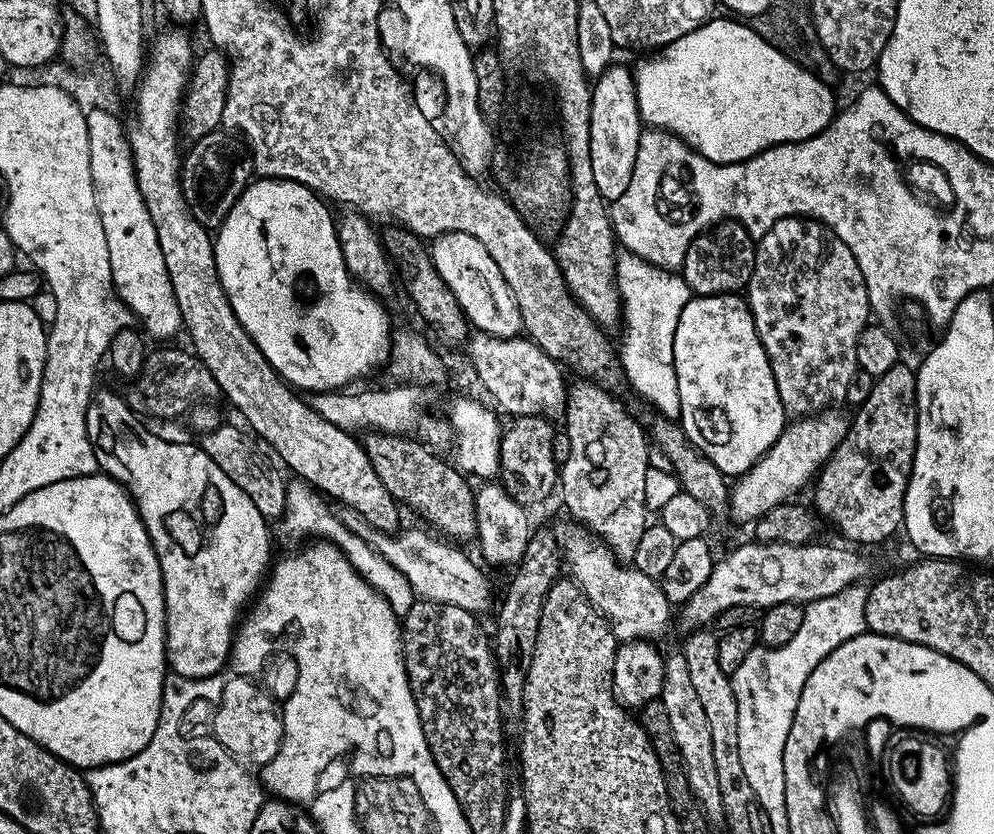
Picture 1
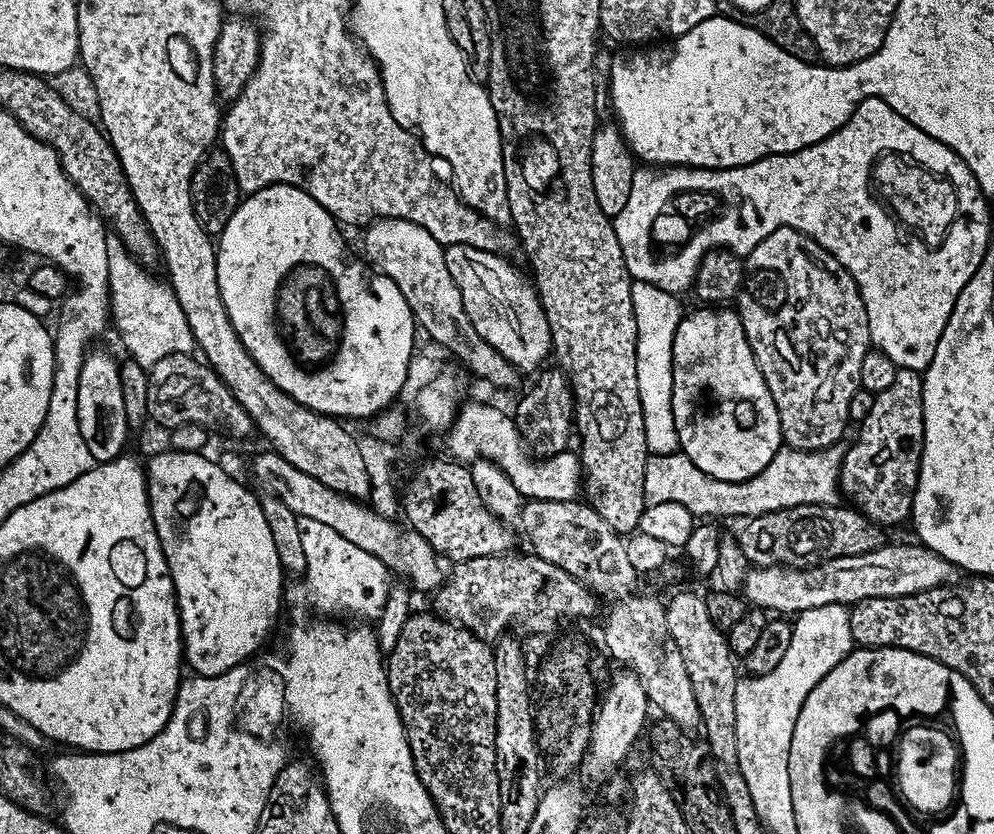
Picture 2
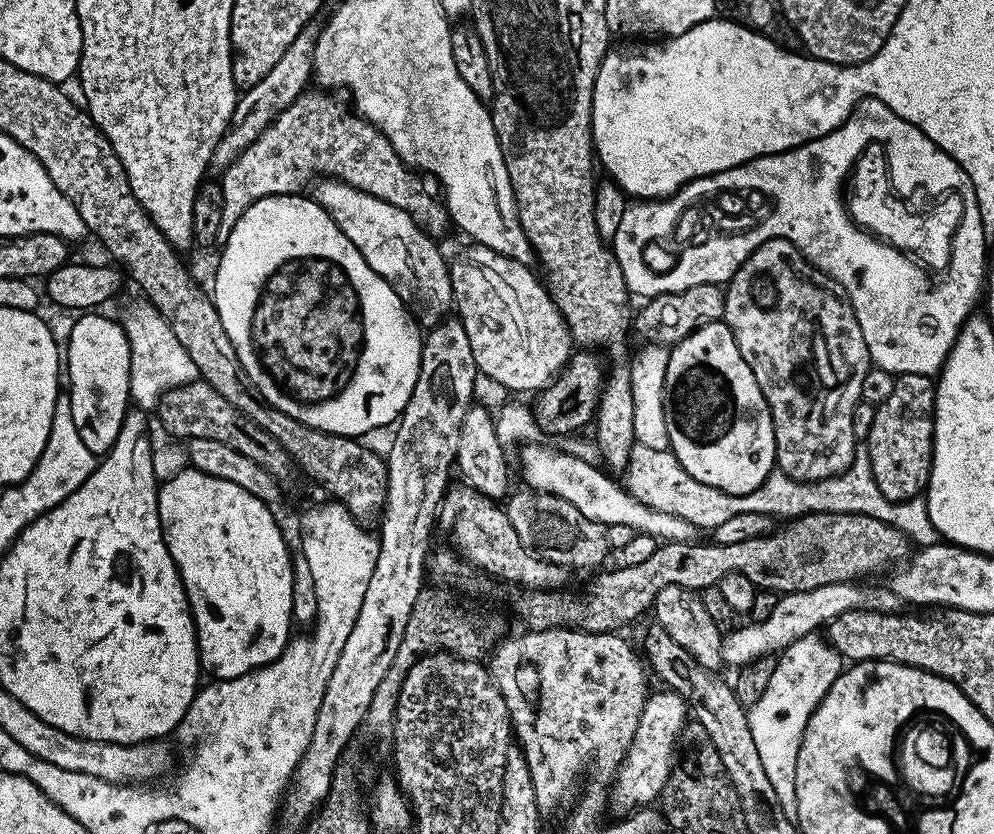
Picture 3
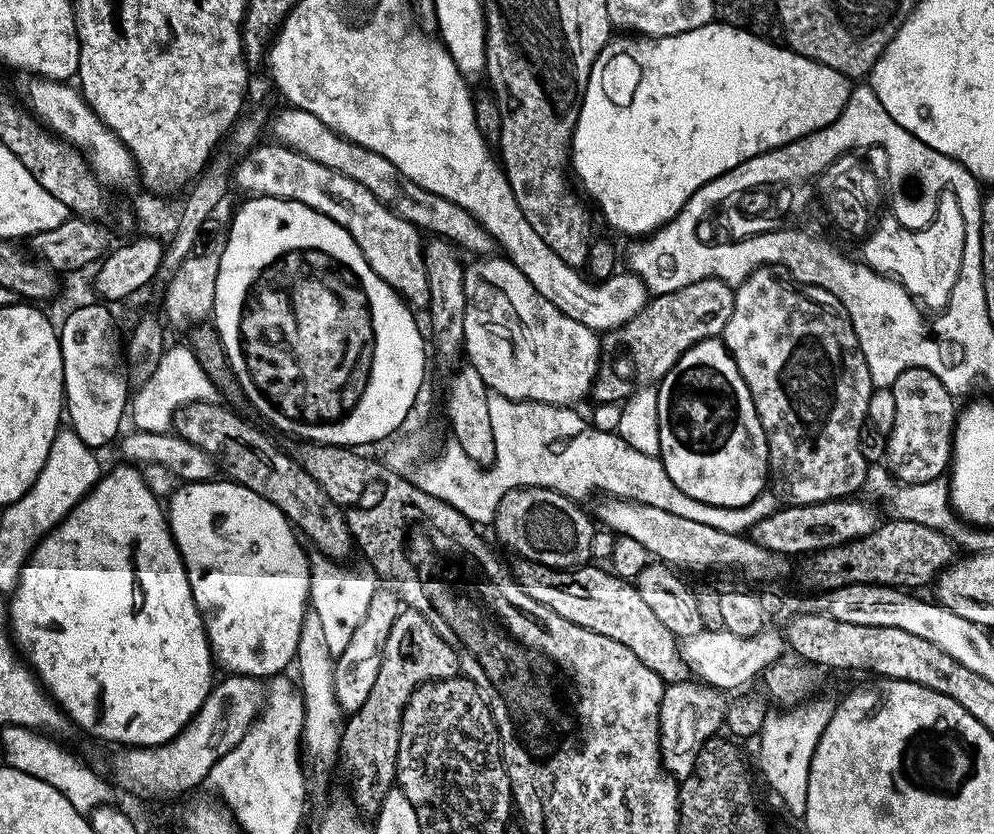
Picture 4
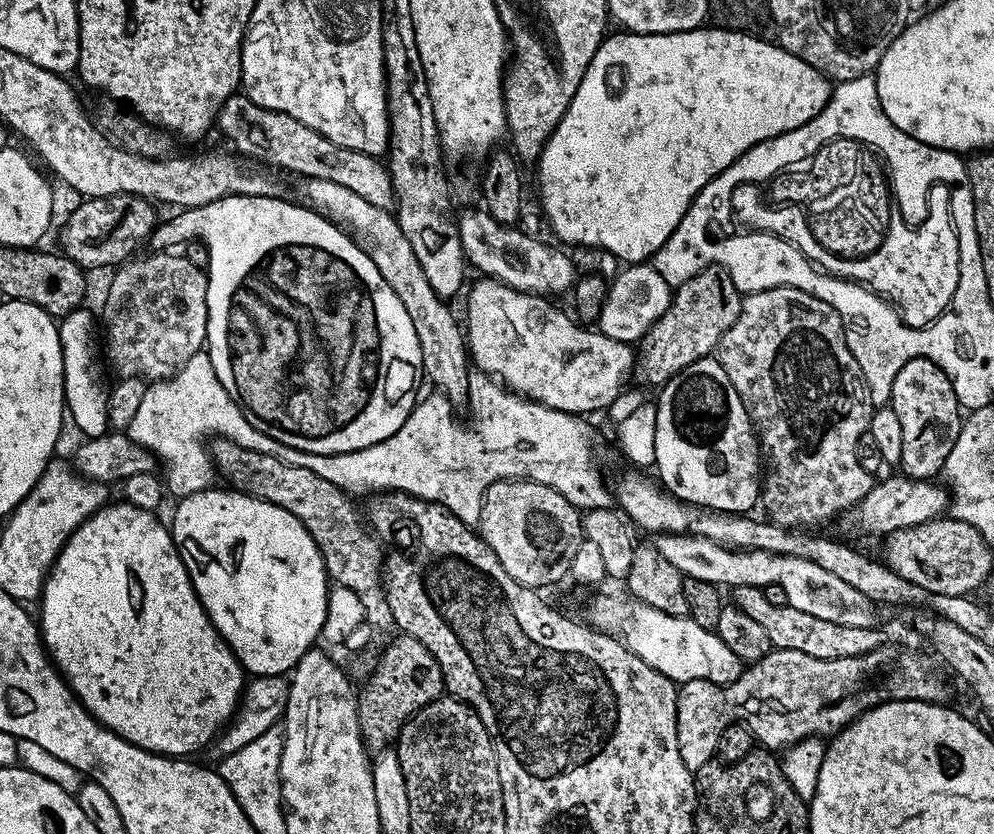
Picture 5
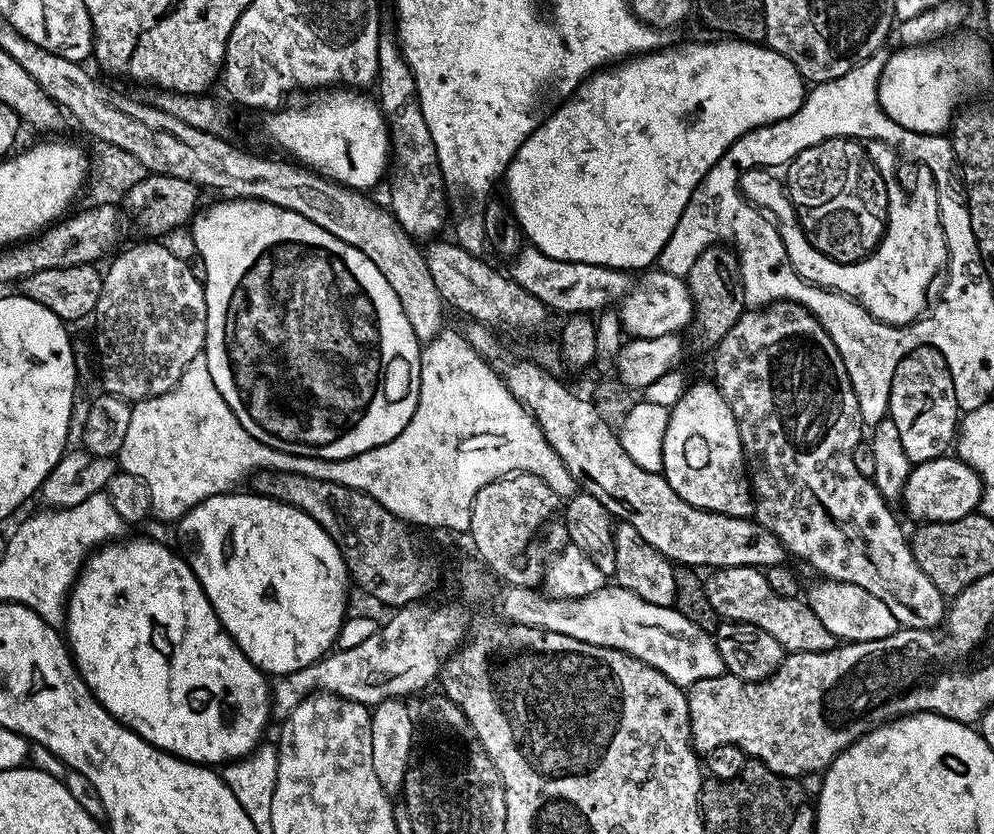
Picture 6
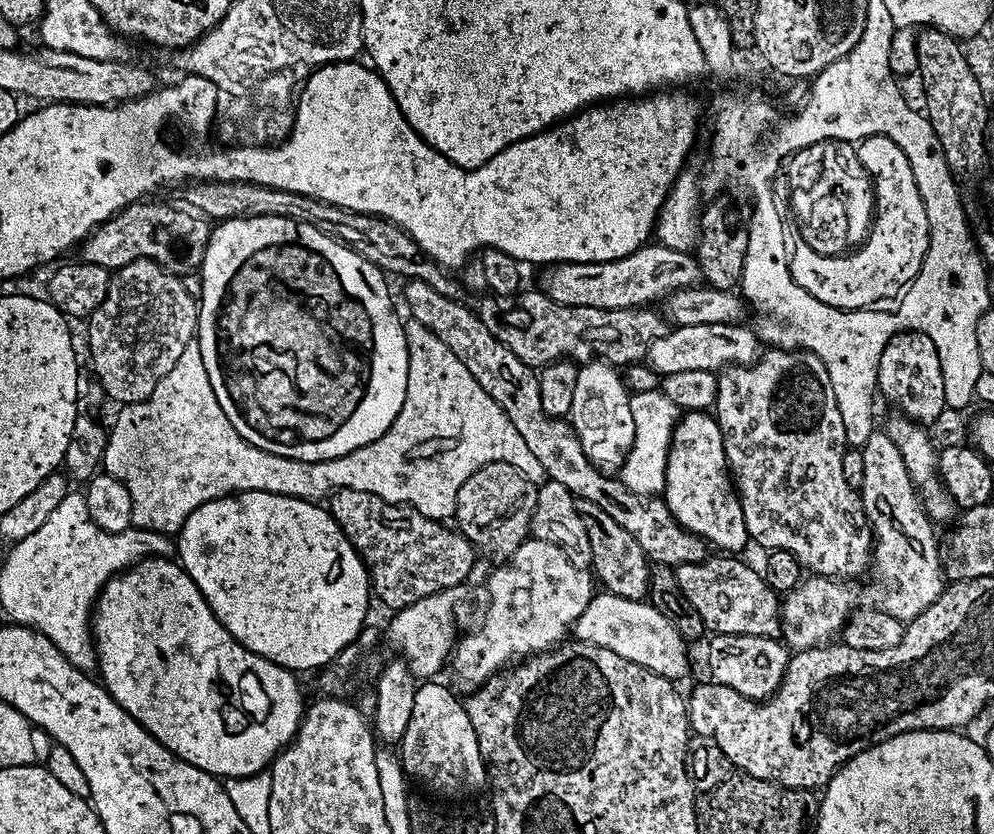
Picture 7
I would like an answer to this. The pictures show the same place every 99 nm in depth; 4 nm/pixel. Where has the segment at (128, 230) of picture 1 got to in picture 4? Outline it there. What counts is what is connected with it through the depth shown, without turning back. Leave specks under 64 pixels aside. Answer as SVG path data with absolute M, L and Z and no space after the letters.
M169 347L162 353L154 374L147 379L145 385L135 389L131 397L130 413L132 412L133 425L142 431L167 433L172 427L174 414L182 406L203 400L215 401L217 396L218 390L210 382L206 370L202 370L191 347Z

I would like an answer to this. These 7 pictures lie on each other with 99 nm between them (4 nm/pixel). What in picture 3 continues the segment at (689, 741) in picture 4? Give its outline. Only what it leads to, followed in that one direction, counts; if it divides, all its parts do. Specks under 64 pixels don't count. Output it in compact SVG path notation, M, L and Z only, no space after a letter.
M663 690L664 692L653 691L645 700L642 706L642 714L638 718L638 730L634 730L634 738L628 747L628 753L624 756L623 762L614 773L614 779L611 781L612 796L607 797L606 804L612 808L613 817L623 818L632 815L633 812L649 807L652 799L659 797L664 788L668 785L668 779L672 777L672 769L678 760L678 745L680 734L684 730L685 724L690 720L690 709L677 692Z

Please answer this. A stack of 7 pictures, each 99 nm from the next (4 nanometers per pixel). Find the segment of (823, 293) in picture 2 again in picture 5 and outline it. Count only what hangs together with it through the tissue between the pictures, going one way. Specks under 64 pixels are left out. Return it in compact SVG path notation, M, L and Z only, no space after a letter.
M774 288L761 292L749 292L740 301L740 316L726 330L726 334L720 339L718 345L718 359L720 364L730 374L730 382L734 382L734 390L738 390L738 398L742 398L742 406L746 406L748 417L752 420L752 427L760 442L762 460L766 467L762 472L759 503L764 504L767 519L774 524L780 524L783 528L793 530L803 529L803 524L824 524L832 515L843 513L845 510L855 508L862 498L872 489L874 483L873 473L862 469L854 456L854 448L859 435L868 431L868 422L872 418L874 405L868 397L868 385L864 383L864 375L849 350L844 333L843 318L830 306L830 302L822 302L814 298L814 294L806 294L806 290L797 288Z

